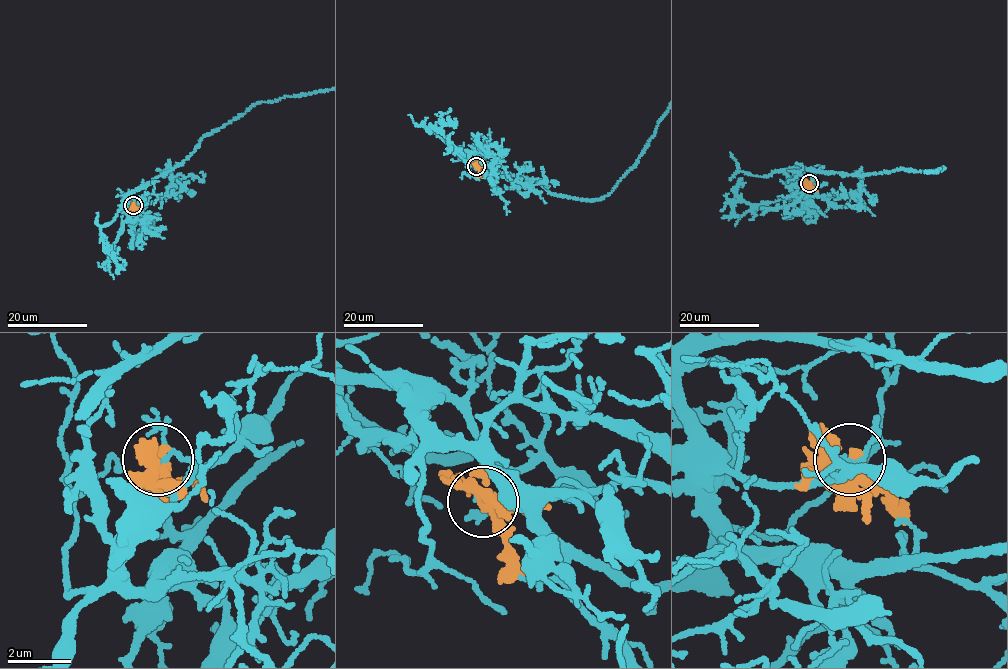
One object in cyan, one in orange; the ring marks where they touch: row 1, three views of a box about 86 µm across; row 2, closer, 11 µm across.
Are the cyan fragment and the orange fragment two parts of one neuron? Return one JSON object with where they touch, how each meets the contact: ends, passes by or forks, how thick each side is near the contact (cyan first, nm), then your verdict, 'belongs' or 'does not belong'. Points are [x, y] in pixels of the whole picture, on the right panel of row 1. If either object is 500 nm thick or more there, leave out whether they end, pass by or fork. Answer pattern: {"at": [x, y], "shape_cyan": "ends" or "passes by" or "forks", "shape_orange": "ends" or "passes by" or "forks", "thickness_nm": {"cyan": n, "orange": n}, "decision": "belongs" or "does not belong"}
{"at": [809, 183], "shape_cyan": "passes by", "shape_orange": "forks", "thickness_nm": {"cyan": 140, "orange": 340}, "decision": "does not belong"}

